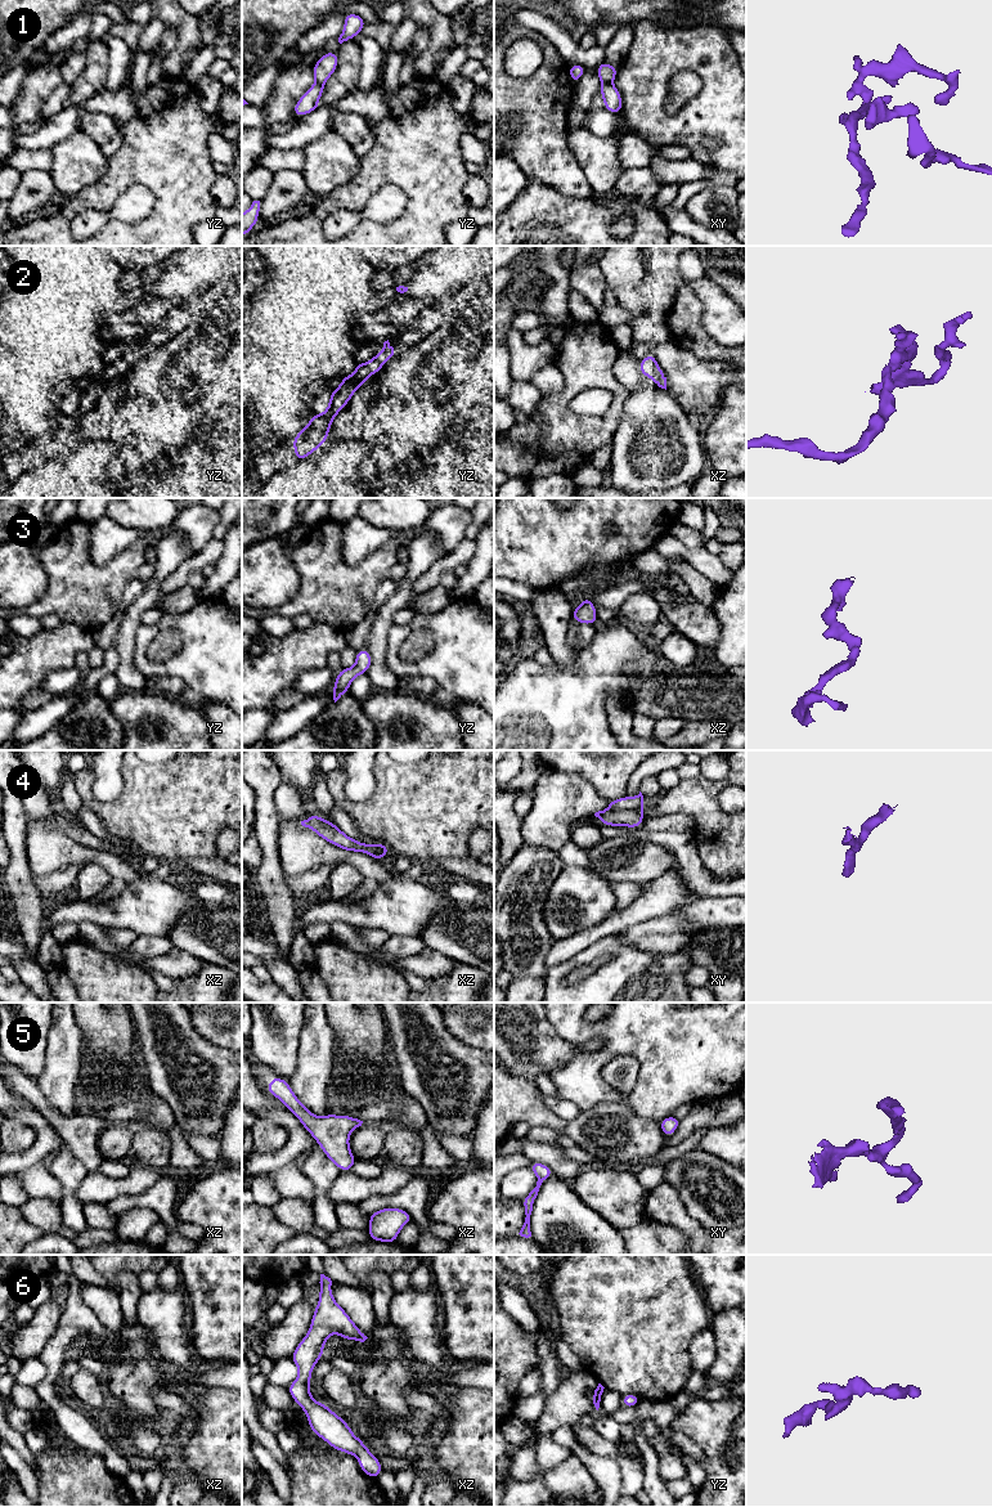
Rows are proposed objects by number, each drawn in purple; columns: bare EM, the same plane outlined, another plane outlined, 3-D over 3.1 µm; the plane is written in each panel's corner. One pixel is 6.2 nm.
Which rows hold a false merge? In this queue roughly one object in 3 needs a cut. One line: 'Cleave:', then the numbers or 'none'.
Cleave: 1, 4

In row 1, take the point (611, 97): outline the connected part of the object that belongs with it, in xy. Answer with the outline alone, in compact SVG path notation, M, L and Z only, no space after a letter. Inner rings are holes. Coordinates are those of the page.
M602 84L600 88L600 94L603 98L603 108L611 113L619 113L623 108L623 100L619 90L612 84Z

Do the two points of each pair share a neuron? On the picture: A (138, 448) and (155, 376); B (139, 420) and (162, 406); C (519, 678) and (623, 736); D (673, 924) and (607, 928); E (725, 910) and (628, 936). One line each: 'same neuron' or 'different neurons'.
A: different neurons
B: different neurons
C: different neurons
D: different neurons
E: same neuron

